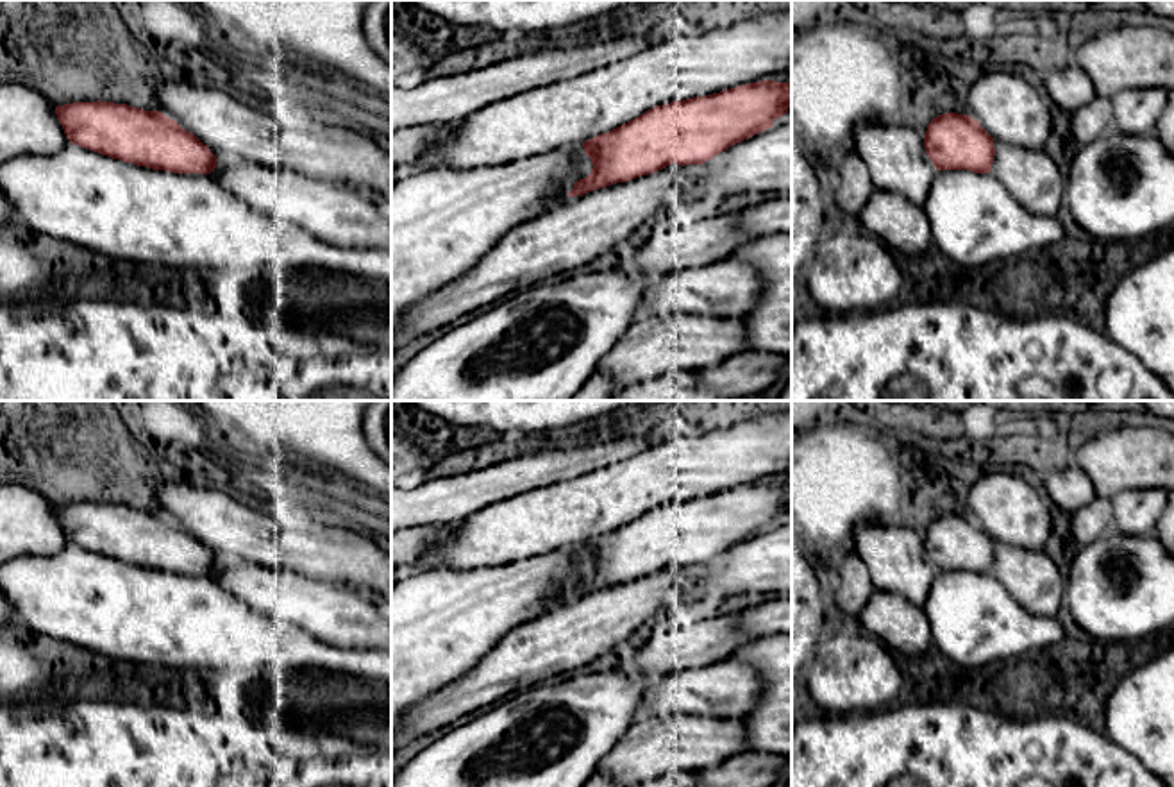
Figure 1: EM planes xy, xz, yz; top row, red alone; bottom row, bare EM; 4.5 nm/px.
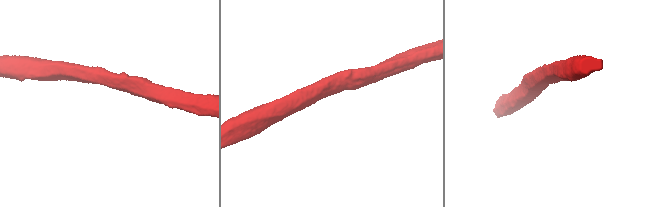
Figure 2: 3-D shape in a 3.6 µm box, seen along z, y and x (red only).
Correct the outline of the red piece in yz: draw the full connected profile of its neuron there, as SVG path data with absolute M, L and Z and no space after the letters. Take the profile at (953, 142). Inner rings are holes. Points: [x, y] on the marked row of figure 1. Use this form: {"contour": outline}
{"contour": "M938 114L927 125L924 148L936 170L970 170L988 173L994 138L970 114Z"}

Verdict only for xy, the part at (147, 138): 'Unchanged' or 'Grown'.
Unchanged

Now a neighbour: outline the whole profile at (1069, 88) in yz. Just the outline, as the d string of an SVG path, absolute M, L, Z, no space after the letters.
M1076 61L1054 68L1044 75L1044 95L1067 113L1074 113L1095 97L1092 79Z

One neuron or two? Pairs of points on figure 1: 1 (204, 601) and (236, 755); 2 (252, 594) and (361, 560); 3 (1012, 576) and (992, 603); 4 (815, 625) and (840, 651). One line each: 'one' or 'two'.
1: two
2: two
3: two
4: two

